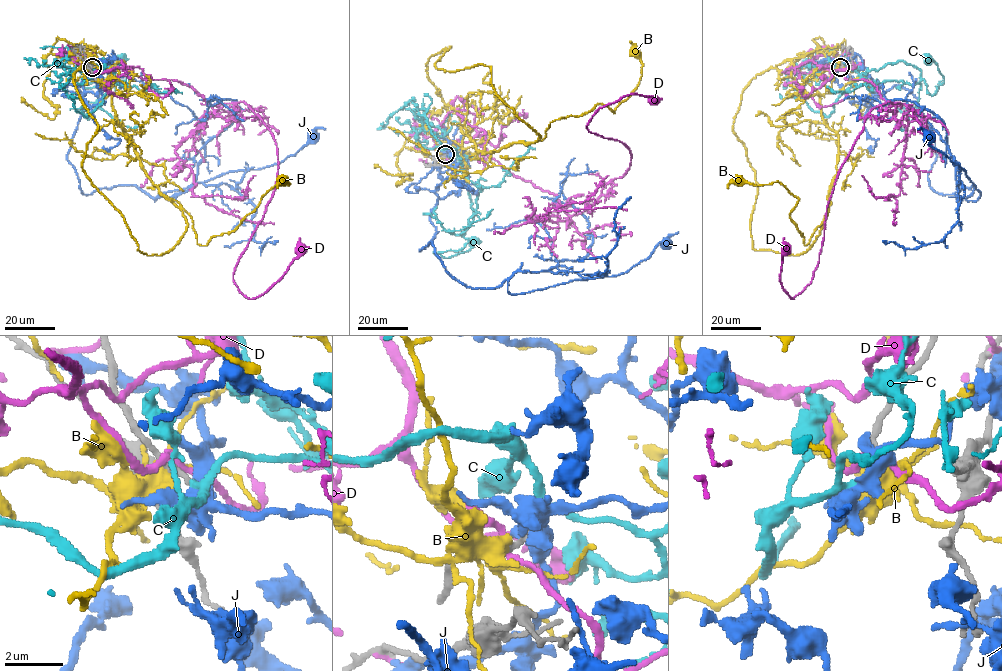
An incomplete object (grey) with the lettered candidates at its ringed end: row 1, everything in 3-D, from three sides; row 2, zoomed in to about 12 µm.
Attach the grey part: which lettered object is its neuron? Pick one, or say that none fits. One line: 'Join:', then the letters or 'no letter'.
Join: C

